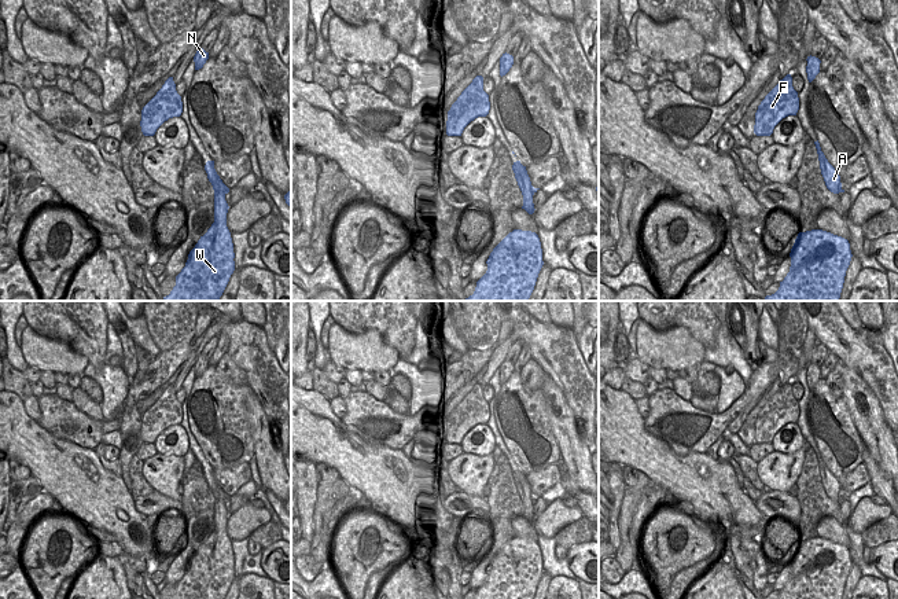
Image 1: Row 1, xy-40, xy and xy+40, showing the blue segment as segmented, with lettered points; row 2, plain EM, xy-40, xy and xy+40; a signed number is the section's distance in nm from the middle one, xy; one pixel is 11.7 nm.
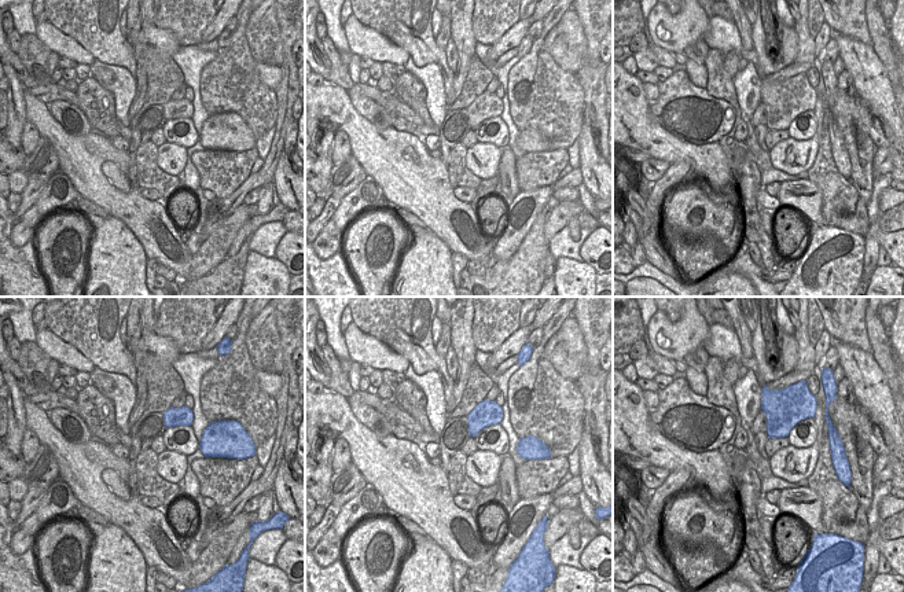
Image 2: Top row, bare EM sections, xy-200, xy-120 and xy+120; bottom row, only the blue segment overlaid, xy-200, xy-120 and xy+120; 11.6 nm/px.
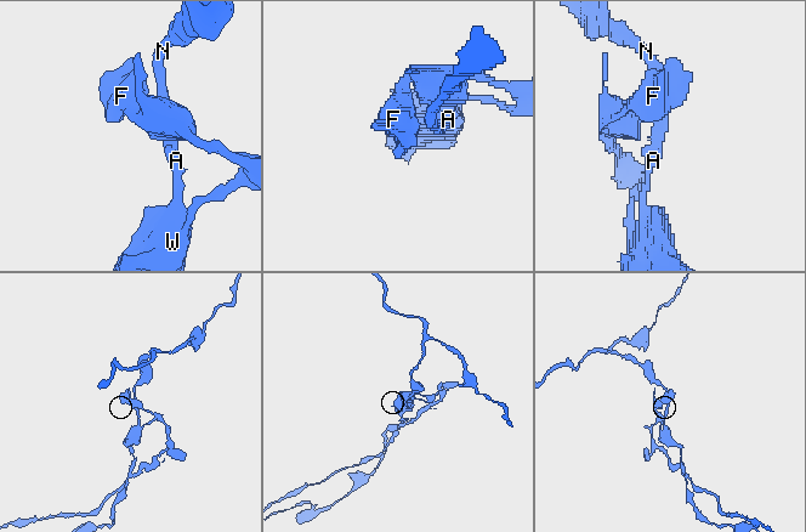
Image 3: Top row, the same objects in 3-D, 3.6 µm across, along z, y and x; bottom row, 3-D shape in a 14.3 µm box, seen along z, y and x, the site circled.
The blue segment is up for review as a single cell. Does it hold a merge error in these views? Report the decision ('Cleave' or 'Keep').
Cleave

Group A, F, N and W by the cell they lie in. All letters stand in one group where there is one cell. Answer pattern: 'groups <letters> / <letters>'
groups A N / F W

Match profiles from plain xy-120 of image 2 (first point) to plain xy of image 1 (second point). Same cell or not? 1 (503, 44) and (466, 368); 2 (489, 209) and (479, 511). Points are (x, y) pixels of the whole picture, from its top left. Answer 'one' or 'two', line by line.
1: one
2: two

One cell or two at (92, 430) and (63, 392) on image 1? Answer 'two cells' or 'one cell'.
two cells

